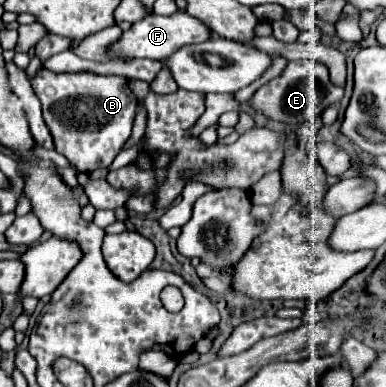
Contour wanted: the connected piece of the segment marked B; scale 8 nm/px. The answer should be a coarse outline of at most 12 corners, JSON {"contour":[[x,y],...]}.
{"contour":[[40,68],[56,152],[84,172],[130,140],[130,78]]}

